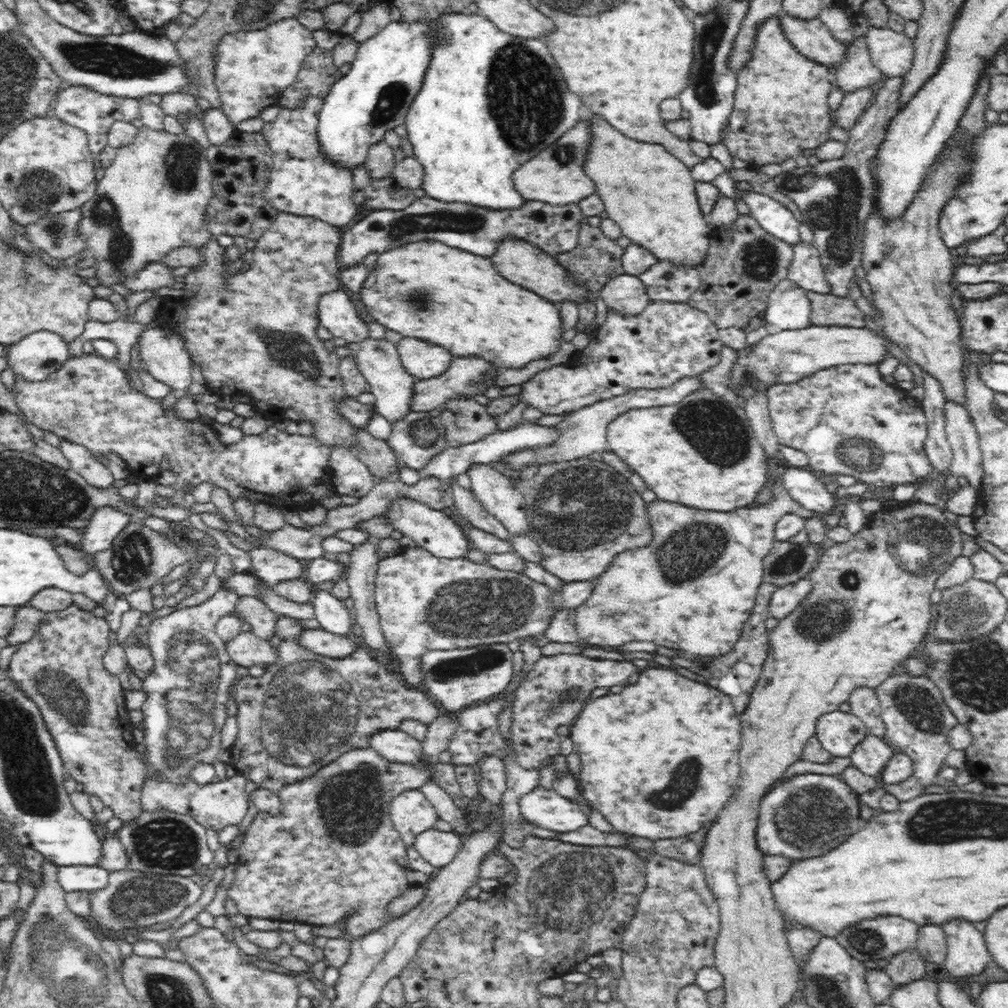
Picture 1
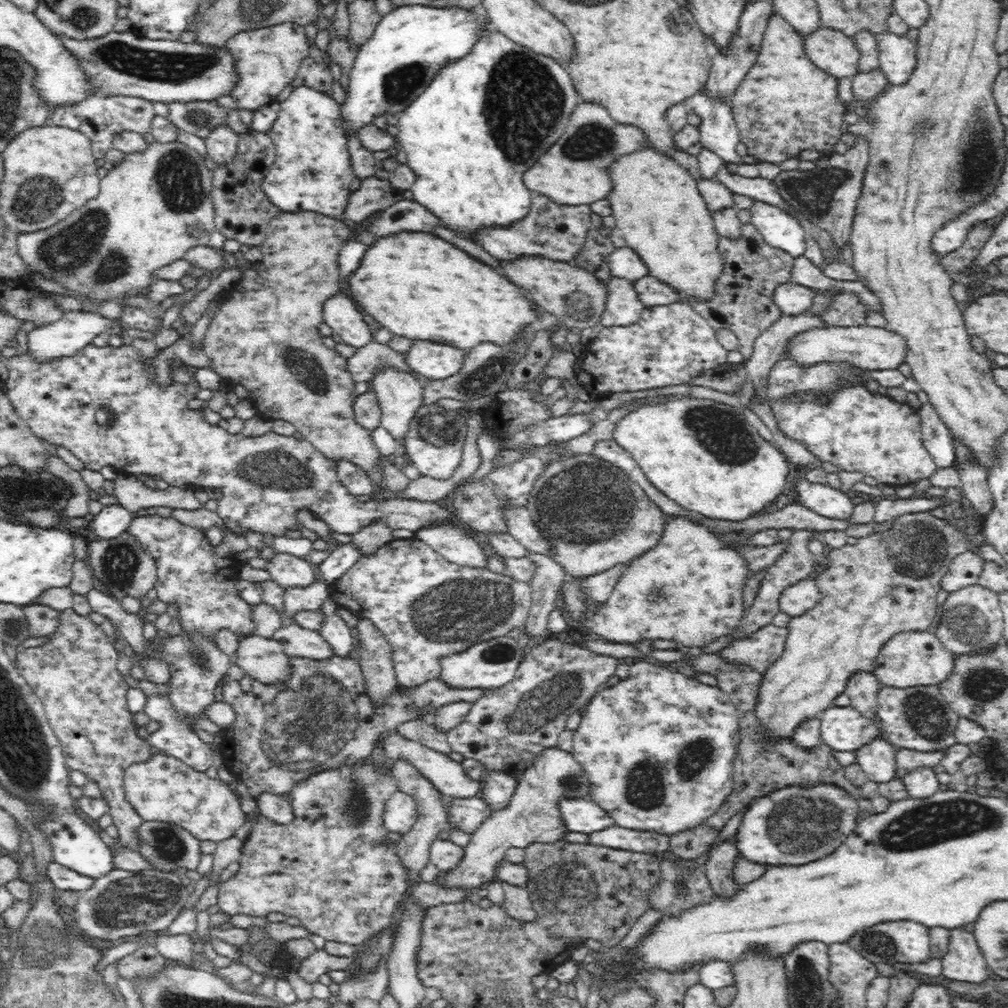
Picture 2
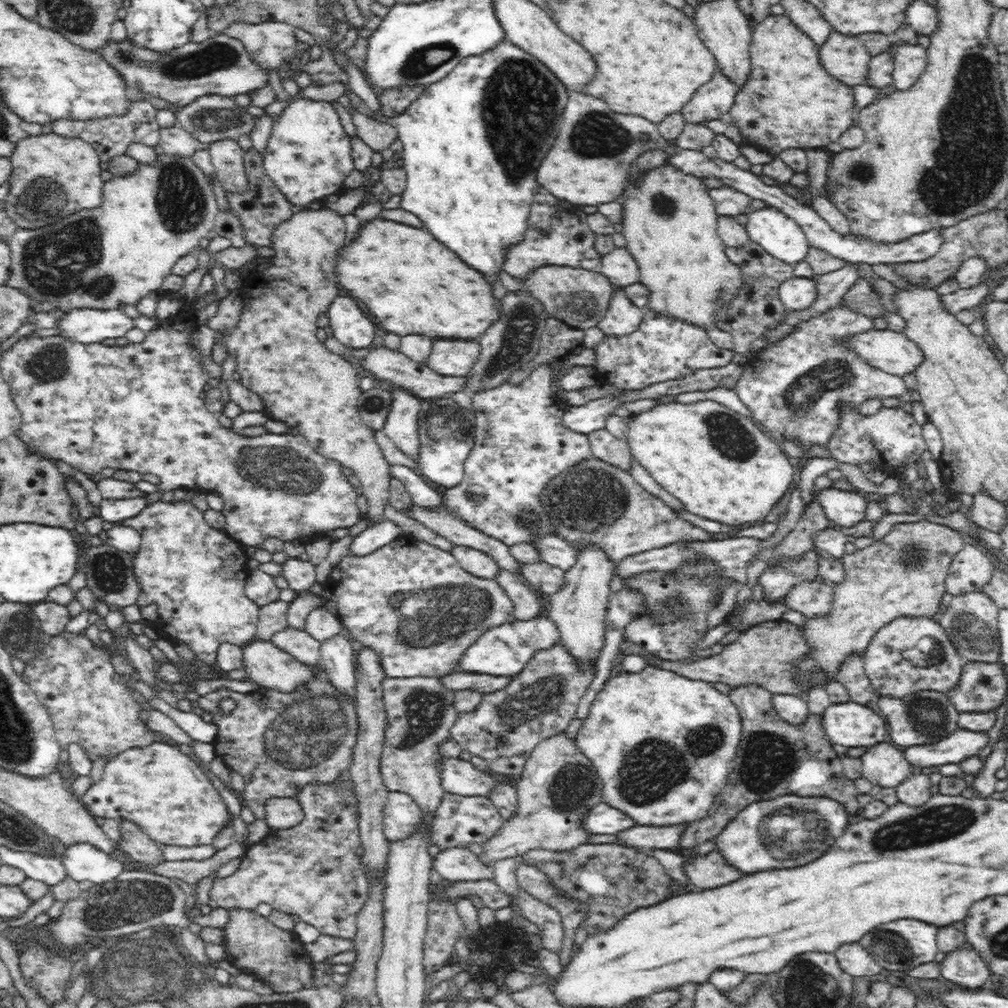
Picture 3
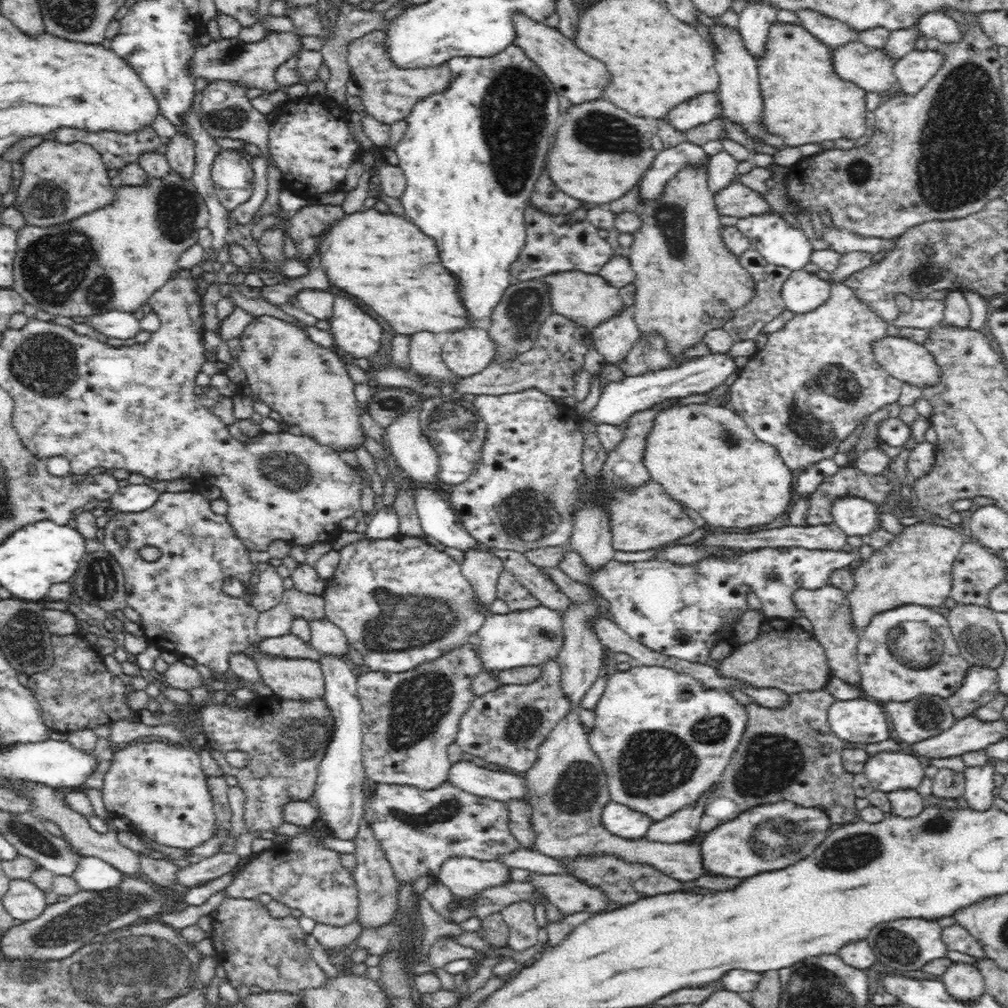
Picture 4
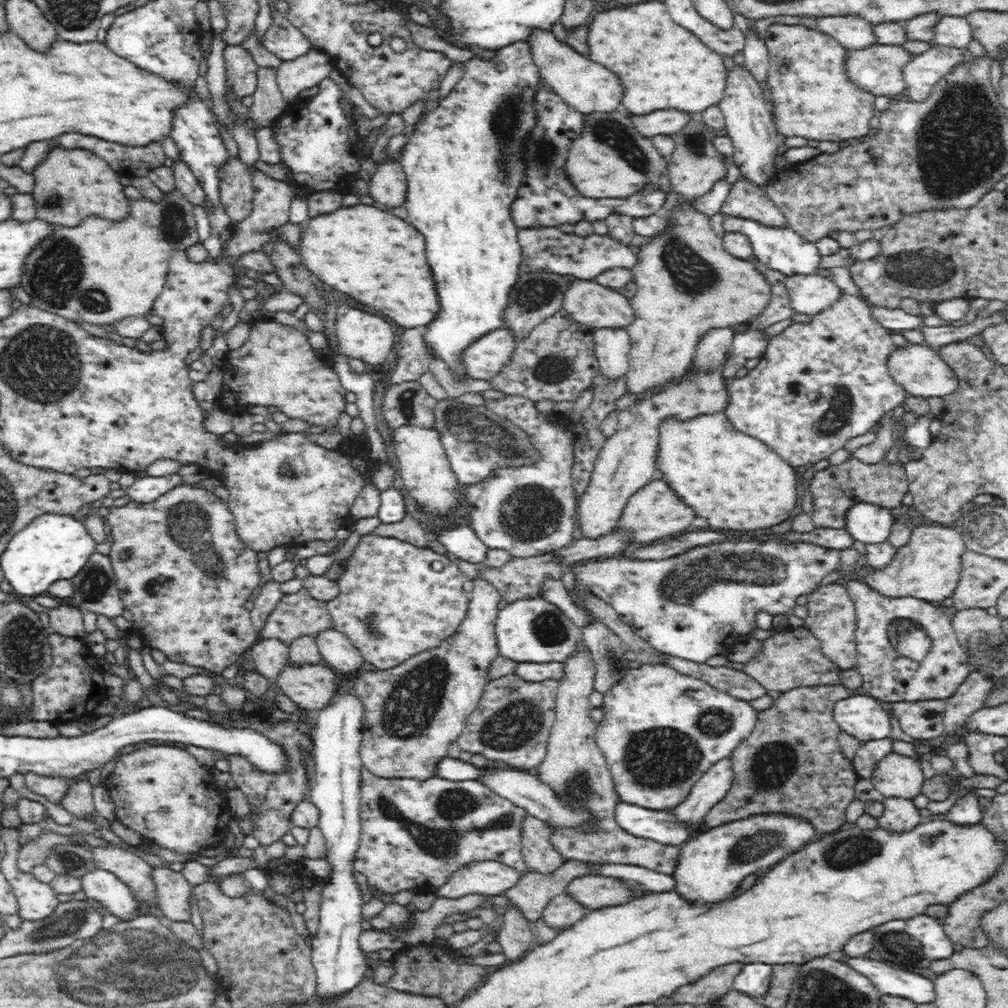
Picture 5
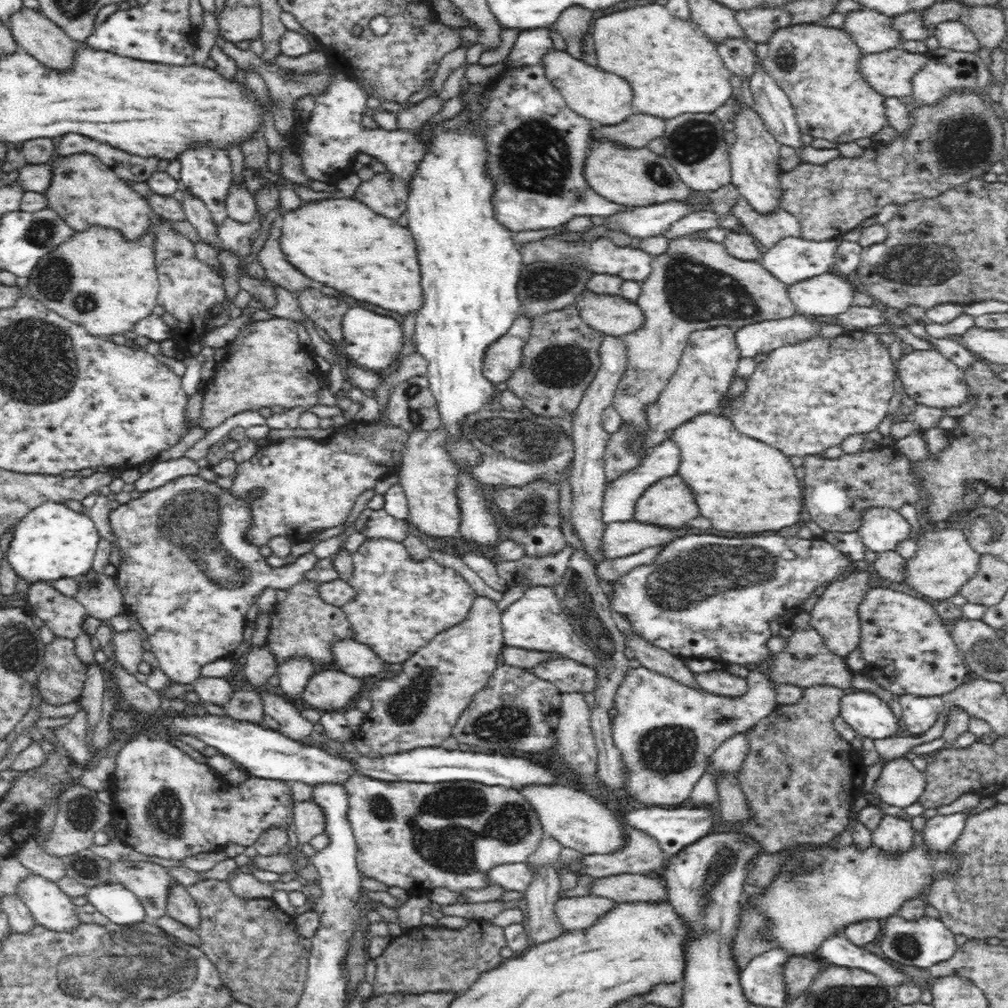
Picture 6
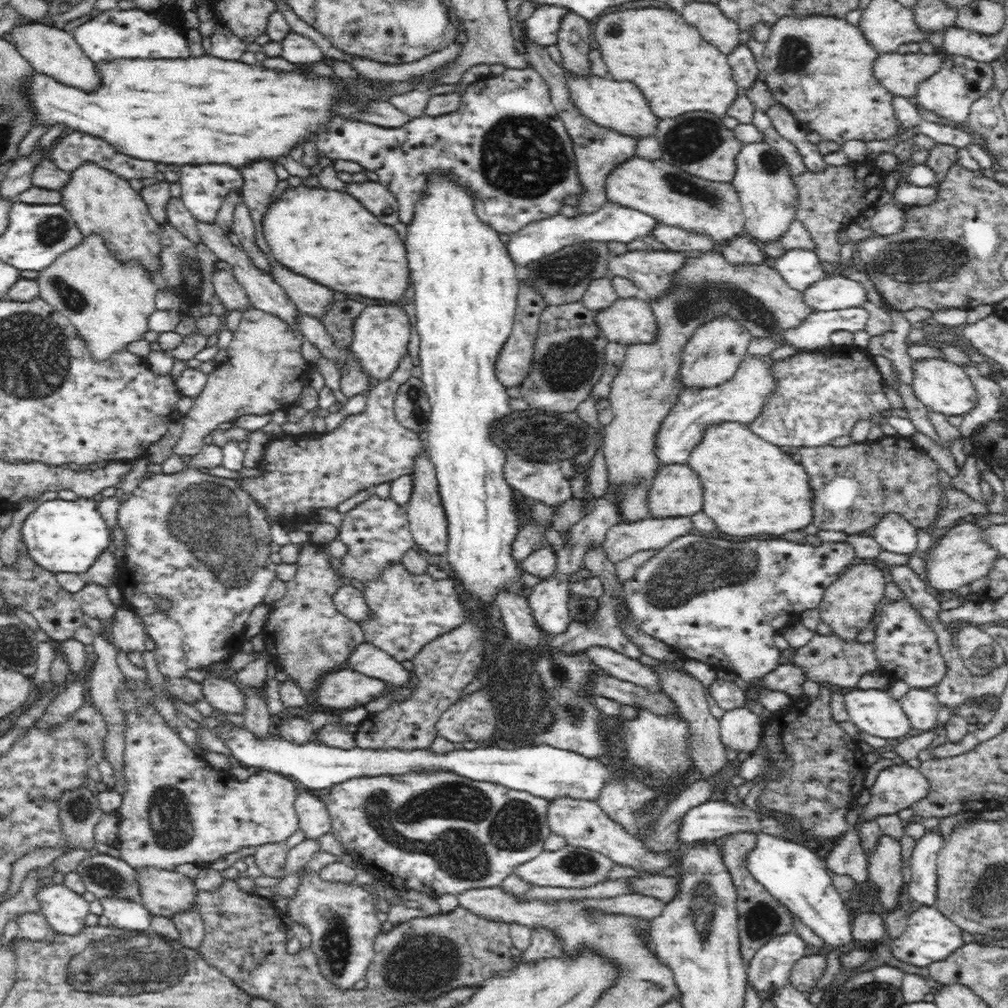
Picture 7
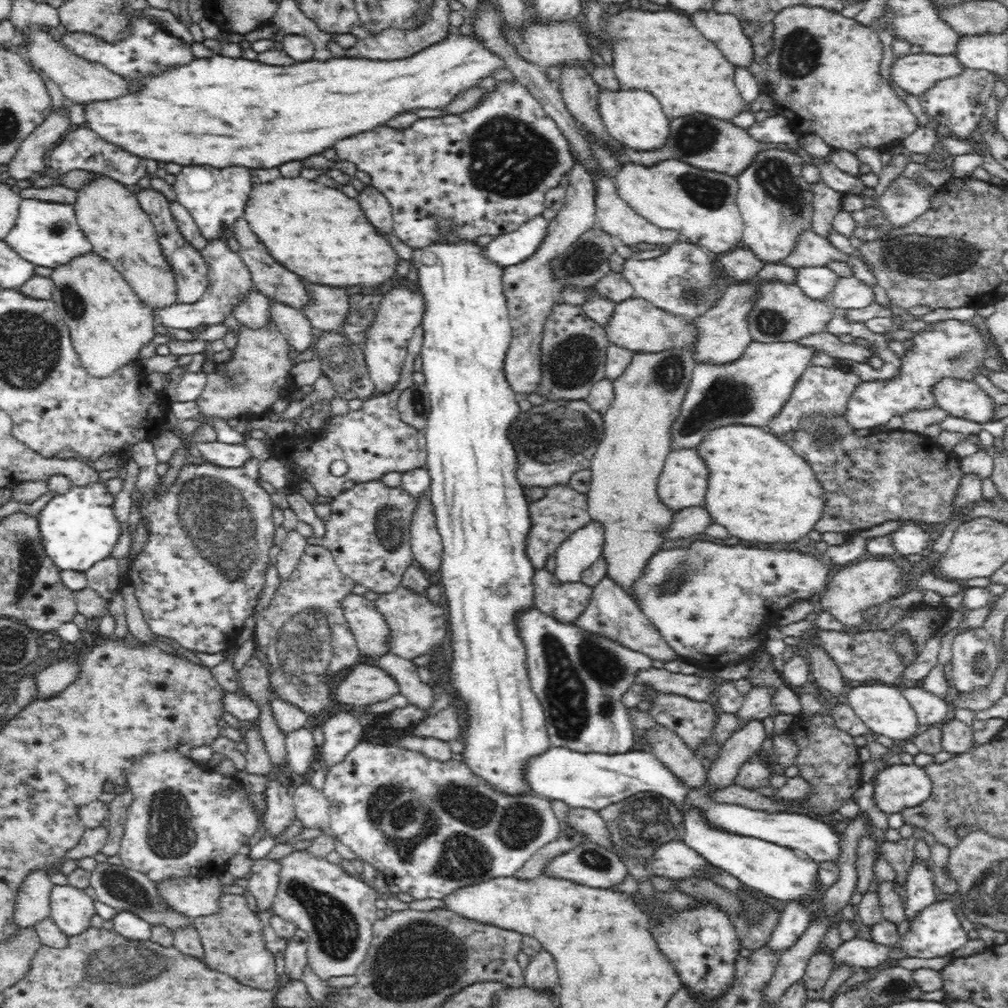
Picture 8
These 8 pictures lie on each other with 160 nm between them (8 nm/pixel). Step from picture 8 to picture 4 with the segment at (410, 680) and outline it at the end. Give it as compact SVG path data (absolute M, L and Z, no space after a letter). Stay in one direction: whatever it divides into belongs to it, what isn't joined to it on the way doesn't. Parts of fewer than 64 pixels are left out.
M322 617L318 620L310 620L310 642L320 654L330 654L340 656L342 653L348 654L350 646L346 641L343 631L334 622Z

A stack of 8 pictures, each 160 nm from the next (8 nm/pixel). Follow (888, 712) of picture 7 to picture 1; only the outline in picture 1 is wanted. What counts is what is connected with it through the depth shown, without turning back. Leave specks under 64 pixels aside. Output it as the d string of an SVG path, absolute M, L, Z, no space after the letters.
M840 710L818 717L815 727L819 745L835 758L849 758L862 738L868 736L862 722L851 712Z

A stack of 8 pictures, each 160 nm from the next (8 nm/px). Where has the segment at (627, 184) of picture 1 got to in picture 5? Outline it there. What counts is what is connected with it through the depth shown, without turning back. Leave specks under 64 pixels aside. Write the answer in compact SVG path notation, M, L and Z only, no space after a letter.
M696 118L689 126L686 126L681 132L678 132L673 137L676 140L676 151L668 158L667 174L670 179L671 193L676 196L675 204L670 208L668 212L663 212L663 216L666 217L666 226L662 231L654 236L647 237L646 242L640 246L640 252L636 254L636 262L632 266L631 271L633 274L633 283L636 285L637 290L635 296L629 299L631 307L634 311L634 318L631 319L630 324L626 327L626 330L630 333L630 366L628 372L624 375L626 377L626 383L628 383L628 392L633 394L640 394L640 392L648 392L648 389L655 389L661 387L664 383L667 383L670 378L681 375L688 366L694 361L694 356L697 353L698 342L701 341L702 336L714 328L726 328L731 327L739 322L747 321L754 315L757 315L763 306L770 298L769 284L765 281L765 278L759 274L754 268L754 265L747 260L742 260L729 254L723 245L723 238L718 236L712 228L712 222L710 222L710 215L702 212L696 206L696 202L704 197L704 194L711 192L712 186L720 180L720 178L726 177L726 165L722 161L722 154L720 154L716 148L714 148L713 141L717 136L717 132L712 132L708 127L704 127L704 123L700 122L699 118Z

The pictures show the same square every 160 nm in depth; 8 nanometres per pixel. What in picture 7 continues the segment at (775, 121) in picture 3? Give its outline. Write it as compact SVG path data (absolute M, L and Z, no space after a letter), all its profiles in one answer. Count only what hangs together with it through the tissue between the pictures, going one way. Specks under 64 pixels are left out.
M818 14L806 17L782 17L774 22L771 35L765 42L762 57L757 61L759 70L766 72L765 84L775 100L790 109L799 126L820 135L822 141L844 146L847 141L881 141L905 133L896 117L893 95L875 76L874 61L880 56L858 26L846 19Z

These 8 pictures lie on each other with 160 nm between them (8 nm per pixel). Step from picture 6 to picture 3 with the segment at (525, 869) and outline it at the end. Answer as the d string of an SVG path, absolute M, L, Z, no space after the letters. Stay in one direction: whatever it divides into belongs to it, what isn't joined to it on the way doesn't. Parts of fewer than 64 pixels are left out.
M464 847L440 849L434 856L433 868L444 882L468 882L472 880L493 880L493 868L486 868L476 854Z

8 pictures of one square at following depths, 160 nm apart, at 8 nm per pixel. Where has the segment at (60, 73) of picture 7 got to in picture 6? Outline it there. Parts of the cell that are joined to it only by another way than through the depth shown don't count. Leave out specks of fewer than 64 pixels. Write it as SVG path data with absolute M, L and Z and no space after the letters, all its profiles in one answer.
M20 8L10 14L10 30L20 49L34 55L42 65L64 70L71 65L73 52L85 42L74 42L40 10Z

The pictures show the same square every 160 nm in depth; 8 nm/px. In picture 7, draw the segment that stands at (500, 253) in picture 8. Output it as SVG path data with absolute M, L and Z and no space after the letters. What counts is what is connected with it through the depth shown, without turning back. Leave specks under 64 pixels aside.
M607 202L595 213L578 215L577 217L566 217L554 215L550 218L542 218L541 221L526 225L524 229L517 230L510 235L505 244L509 250L510 259L519 267L542 260L542 258L554 254L558 250L576 244L576 242L632 242L635 238L648 235L648 232L659 222L648 216L648 214L623 207L620 204Z

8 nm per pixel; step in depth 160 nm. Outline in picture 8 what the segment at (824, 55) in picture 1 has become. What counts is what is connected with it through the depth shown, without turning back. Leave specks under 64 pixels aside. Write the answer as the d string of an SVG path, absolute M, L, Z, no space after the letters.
M917 53L894 60L891 74L896 86L920 96L935 82L958 75L964 66L955 55Z

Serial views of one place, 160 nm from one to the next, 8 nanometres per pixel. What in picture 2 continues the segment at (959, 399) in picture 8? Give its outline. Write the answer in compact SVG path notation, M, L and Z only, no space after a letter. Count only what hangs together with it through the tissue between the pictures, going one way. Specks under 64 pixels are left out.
M869 325L814 327L791 336L779 360L789 360L799 369L836 362L864 371L892 370L905 360L905 341L899 334Z

